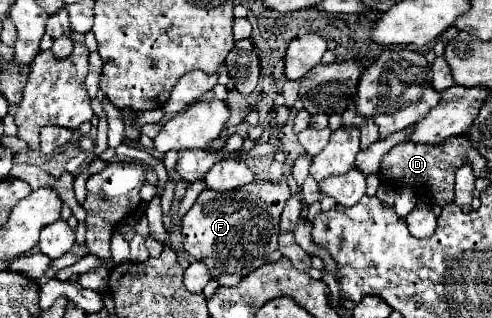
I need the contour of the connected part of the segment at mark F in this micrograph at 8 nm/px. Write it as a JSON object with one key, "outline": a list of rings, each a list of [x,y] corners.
{"outline":[[[256,181],[250,185],[244,185],[236,191],[212,191],[204,189],[196,203],[190,207],[190,211],[182,217],[182,249],[188,253],[188,257],[196,261],[204,261],[212,273],[212,279],[216,279],[220,285],[238,285],[240,279],[244,279],[248,273],[256,271],[268,261],[268,255],[278,249],[278,233],[280,233],[280,213],[284,209],[284,203],[292,197],[290,187],[282,183],[270,183],[270,181]]]}

